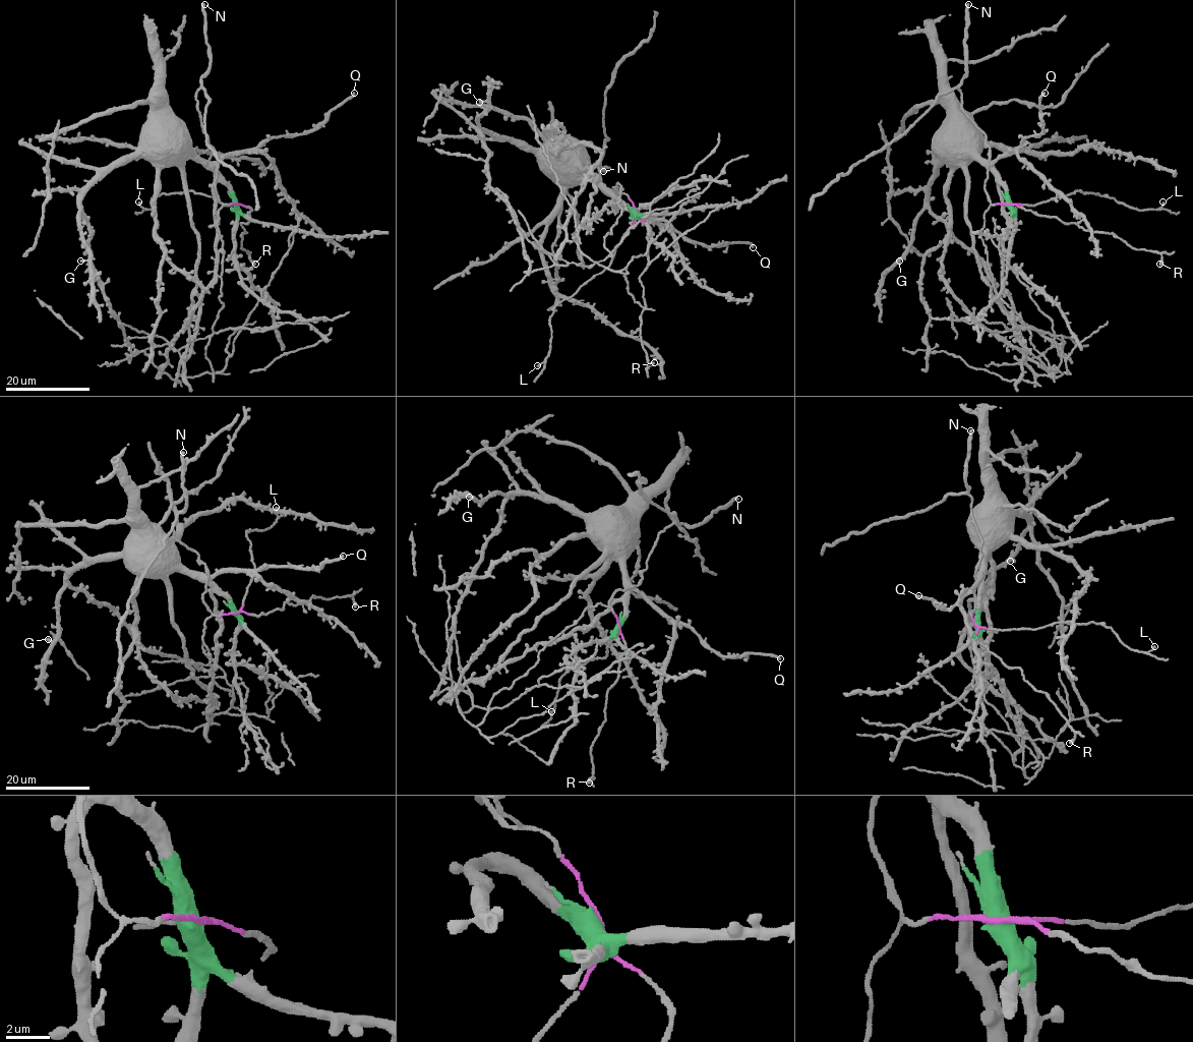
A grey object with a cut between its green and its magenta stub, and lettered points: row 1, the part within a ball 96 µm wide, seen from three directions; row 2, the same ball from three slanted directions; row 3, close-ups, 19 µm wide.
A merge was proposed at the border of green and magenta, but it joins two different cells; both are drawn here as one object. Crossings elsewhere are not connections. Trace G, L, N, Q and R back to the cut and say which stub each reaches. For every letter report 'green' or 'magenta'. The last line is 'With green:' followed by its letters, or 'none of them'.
G: green
L: magenta
N: magenta
Q: green
R: magenta
With green: G, Q

